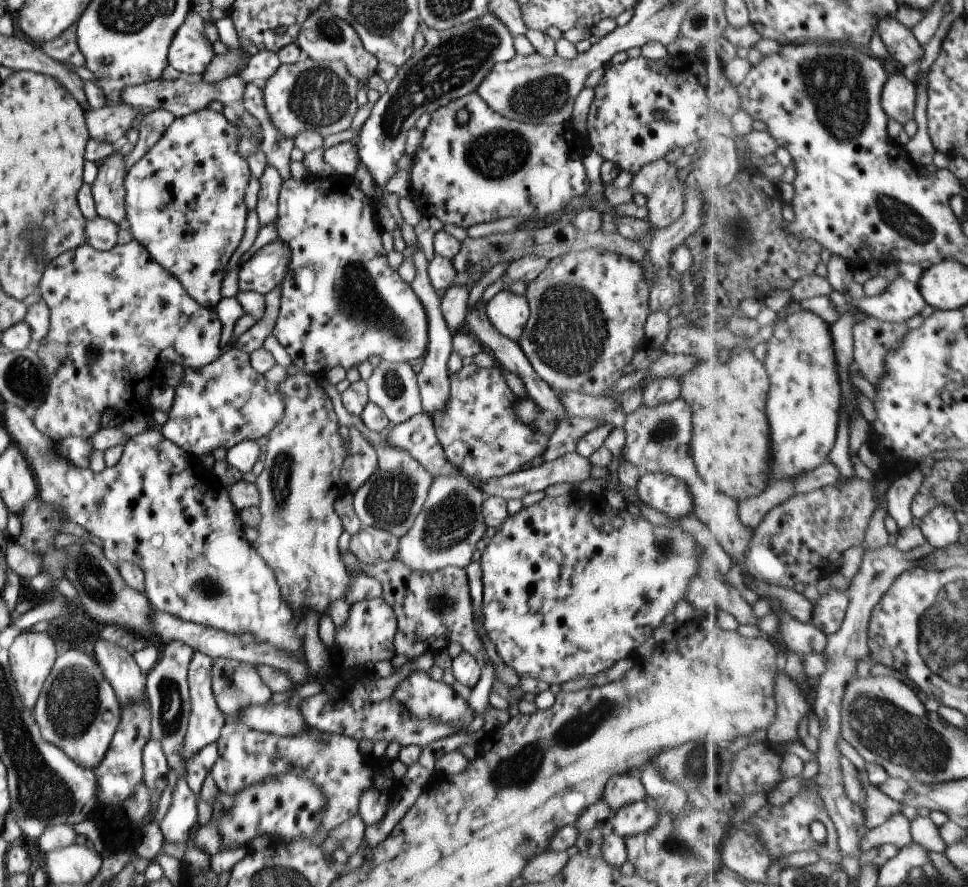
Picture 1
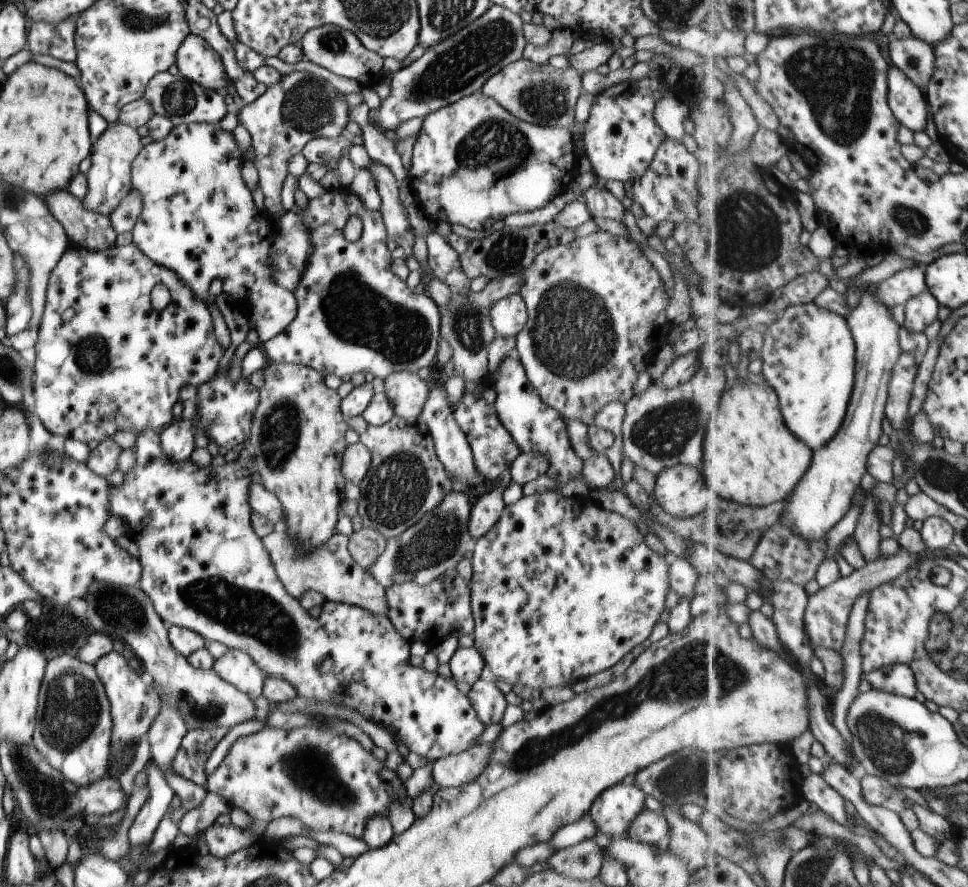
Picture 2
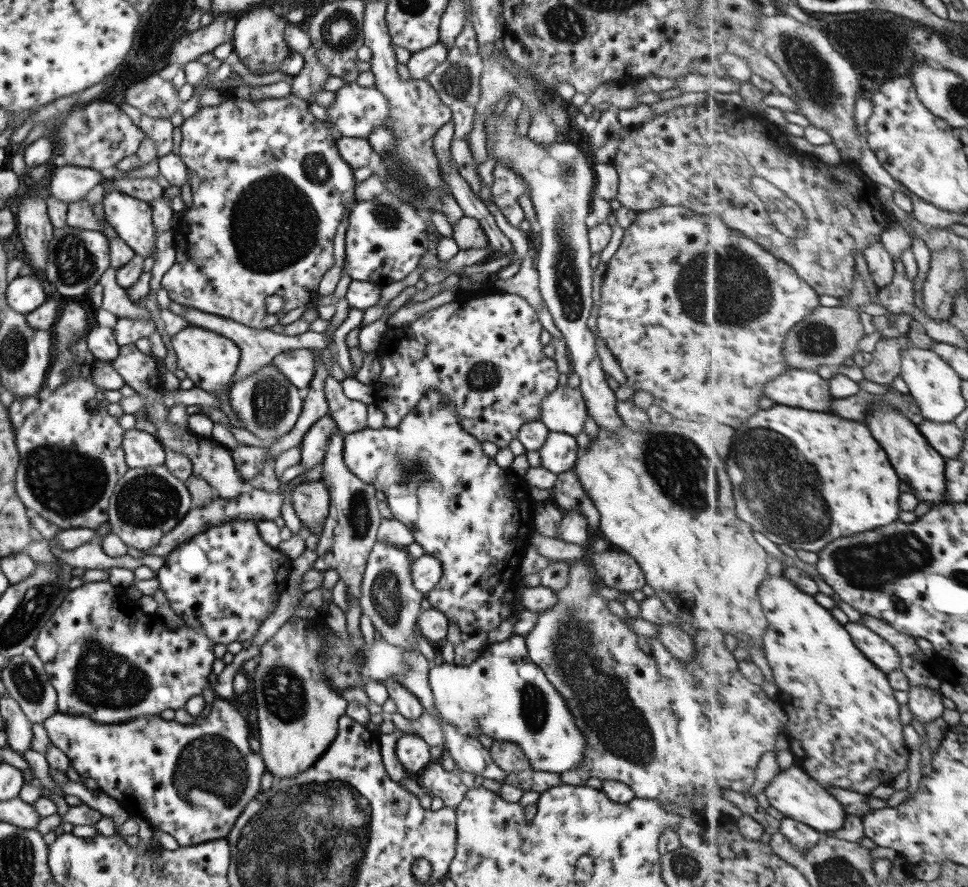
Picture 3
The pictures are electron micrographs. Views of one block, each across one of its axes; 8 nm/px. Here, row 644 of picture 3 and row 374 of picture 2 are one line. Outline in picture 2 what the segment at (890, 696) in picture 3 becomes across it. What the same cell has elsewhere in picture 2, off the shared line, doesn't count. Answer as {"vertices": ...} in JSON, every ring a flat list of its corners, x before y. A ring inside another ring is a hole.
{"vertices":[[813,302,789,304,764,332,763,376,778,391,788,427,814,452,842,428,854,394,856,342,847,318]]}

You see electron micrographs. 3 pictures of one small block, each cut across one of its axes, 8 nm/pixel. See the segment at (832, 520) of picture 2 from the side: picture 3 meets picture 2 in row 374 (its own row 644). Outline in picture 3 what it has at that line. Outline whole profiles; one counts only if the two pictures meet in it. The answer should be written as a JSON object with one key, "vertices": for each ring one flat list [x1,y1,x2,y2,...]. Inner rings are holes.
{"vertices":[[850,622,845,624,854,643,871,659,882,671,897,670,902,665,899,651,882,635,877,634,871,627,863,622]]}

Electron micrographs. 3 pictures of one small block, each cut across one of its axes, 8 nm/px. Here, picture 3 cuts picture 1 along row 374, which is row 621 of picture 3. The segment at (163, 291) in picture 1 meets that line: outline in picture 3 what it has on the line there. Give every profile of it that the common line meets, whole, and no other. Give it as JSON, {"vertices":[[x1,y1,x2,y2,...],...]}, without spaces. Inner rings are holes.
{"vertices":[[97,581,83,583,79,587,71,589,65,598,58,604,53,614,41,627,35,637,32,648,35,649,36,656,43,663,43,670,56,692,56,710,63,714,83,715,90,721,99,724,122,723,132,718,158,716,162,710,177,710,184,708,188,698,201,695,201,690,210,683,207,675,212,670,214,644,204,635,195,632,190,626,179,627,179,629,167,628,163,625,155,613,143,615,138,607,138,602,130,599,121,588,114,587,108,581]]}

